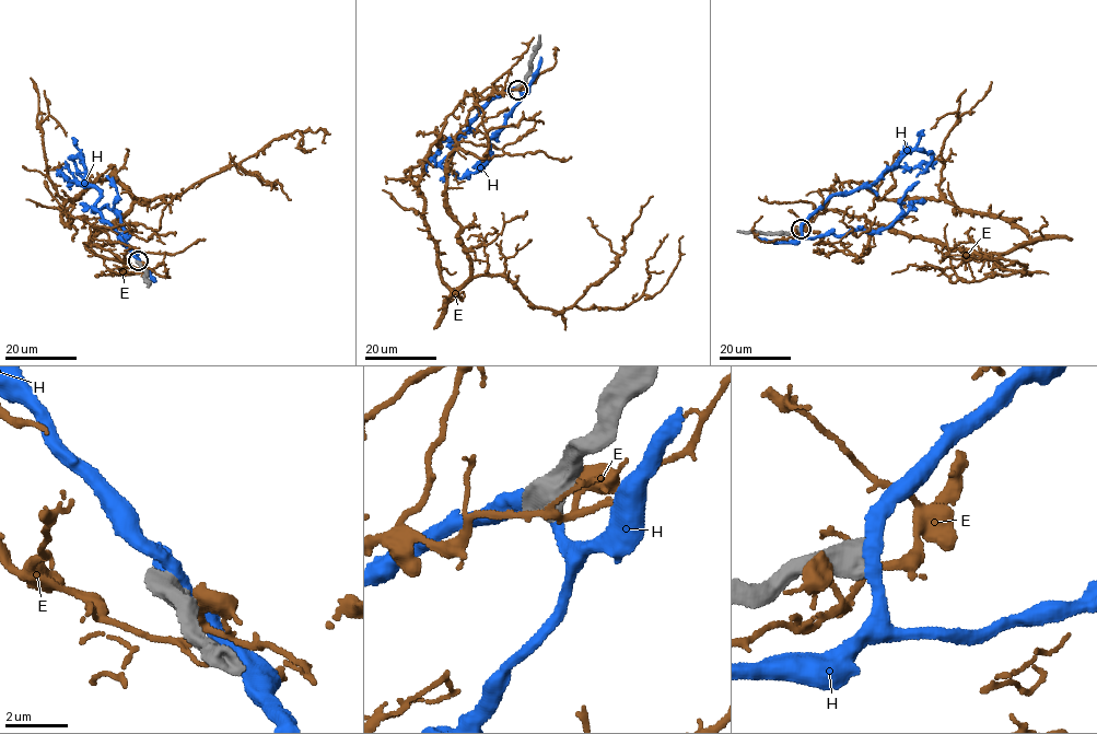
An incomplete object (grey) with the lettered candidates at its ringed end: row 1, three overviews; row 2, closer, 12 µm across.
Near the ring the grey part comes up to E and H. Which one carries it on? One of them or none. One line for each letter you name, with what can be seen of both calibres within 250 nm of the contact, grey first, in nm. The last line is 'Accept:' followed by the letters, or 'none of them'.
Accept: none of them

